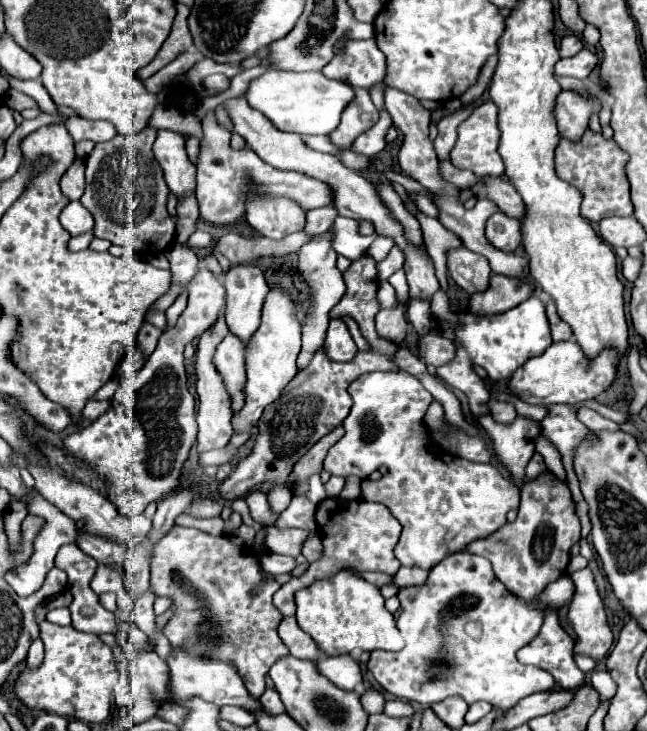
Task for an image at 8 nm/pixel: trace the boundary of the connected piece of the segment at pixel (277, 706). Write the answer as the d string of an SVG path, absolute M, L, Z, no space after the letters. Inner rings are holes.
M266 688L264 690L264 694L262 694L262 704L264 704L264 708L266 708L266 712L270 712L270 714L280 714L280 712L284 712L284 704L280 702L280 698L278 698L278 692L274 690L274 688Z

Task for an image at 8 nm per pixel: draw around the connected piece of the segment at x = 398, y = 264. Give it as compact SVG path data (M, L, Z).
M394 246L390 250L388 258L378 264L378 278L386 280L390 274L394 274L398 268L402 268L402 264L404 264L404 254L398 250L398 246Z

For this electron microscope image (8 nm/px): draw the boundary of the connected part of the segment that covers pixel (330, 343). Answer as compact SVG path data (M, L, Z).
M330 320L324 348L326 348L328 358L336 362L348 362L358 352L354 340L350 338L350 330L348 326L344 326L342 320Z

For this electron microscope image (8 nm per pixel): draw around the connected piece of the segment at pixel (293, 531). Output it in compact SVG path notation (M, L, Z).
M266 528L264 546L272 554L296 556L296 554L301 554L302 544L308 536L309 532L299 528Z

